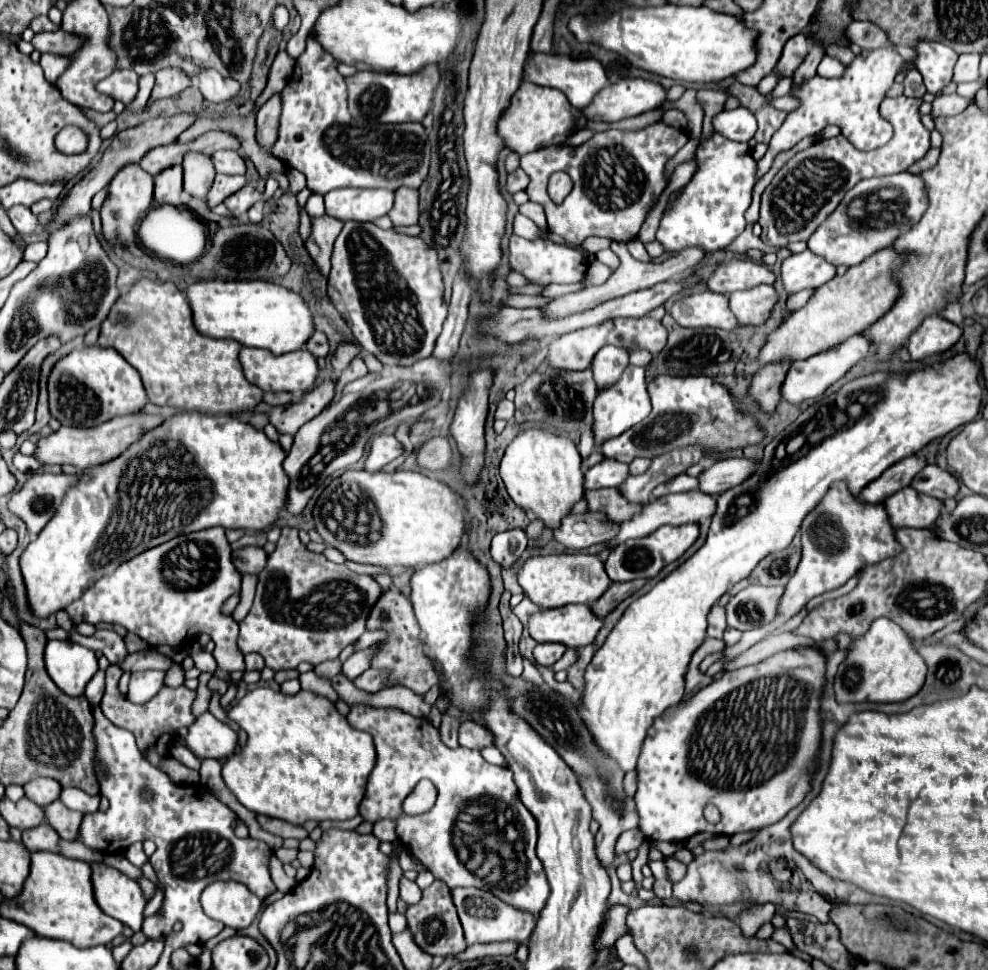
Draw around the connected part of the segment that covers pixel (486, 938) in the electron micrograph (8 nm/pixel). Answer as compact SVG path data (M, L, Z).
M458 887L452 891L454 905L458 909L462 927L464 927L464 937L466 943L492 943L492 941L526 941L534 927L536 927L536 917L528 911L520 911L504 901L500 901L496 895L476 889L476 887Z

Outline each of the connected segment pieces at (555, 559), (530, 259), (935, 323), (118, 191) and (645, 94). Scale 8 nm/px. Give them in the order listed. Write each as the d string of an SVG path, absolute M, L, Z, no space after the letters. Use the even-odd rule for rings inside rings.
M560 553L560 555L544 555L544 557L532 557L524 563L522 569L518 569L518 581L530 597L532 603L536 603L541 609L551 609L568 605L568 603L588 603L592 605L604 591L610 587L610 579L604 571L604 563L598 555L590 553Z
M518 235L510 237L508 243L508 265L512 271L522 273L532 285L550 285L550 283L578 283L584 279L588 261L578 253L564 245L556 245L546 239L528 241Z
M928 315L920 327L908 337L908 351L914 361L950 349L962 335L962 327L954 325L940 315Z
M130 163L128 167L120 169L112 183L108 185L108 197L100 209L102 215L102 229L104 229L104 237L116 247L128 245L136 241L136 233L134 227L138 223L138 219L152 209L152 175L148 175L138 163Z
M620 79L612 85L606 85L588 107L582 109L582 115L590 121L620 121L656 109L666 101L666 89L658 83L644 79Z

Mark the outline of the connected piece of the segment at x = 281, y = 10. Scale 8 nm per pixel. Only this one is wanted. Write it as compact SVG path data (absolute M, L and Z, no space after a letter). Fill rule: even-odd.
M279 5L273 13L273 19L274 27L277 27L277 29L282 31L284 27L288 24L290 19L288 9L284 5Z

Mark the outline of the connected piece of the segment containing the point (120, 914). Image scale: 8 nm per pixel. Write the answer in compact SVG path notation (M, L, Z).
M90 863L94 899L100 909L128 925L132 931L142 929L142 911L146 907L140 885L104 863Z

